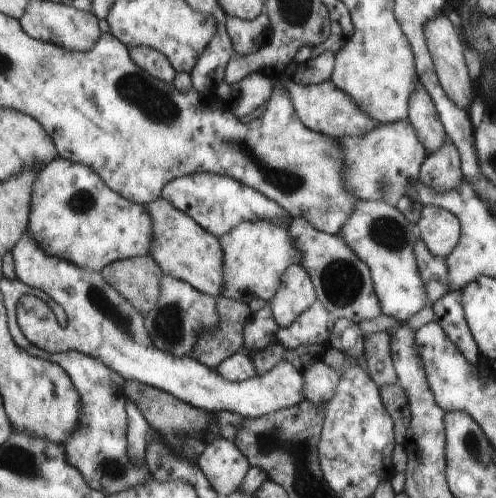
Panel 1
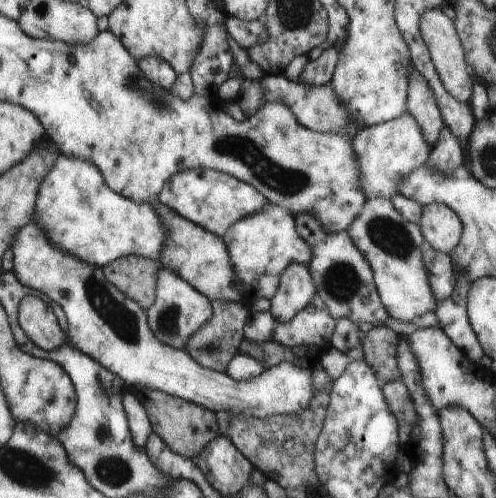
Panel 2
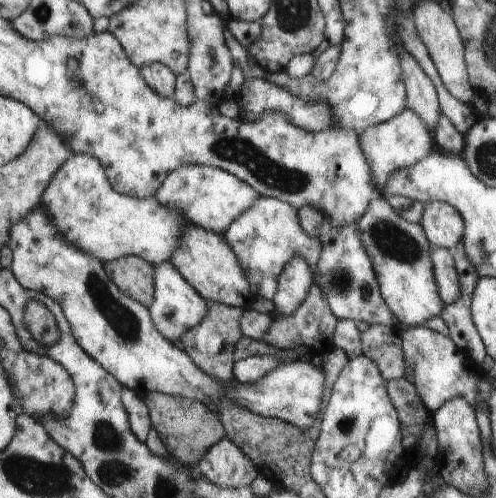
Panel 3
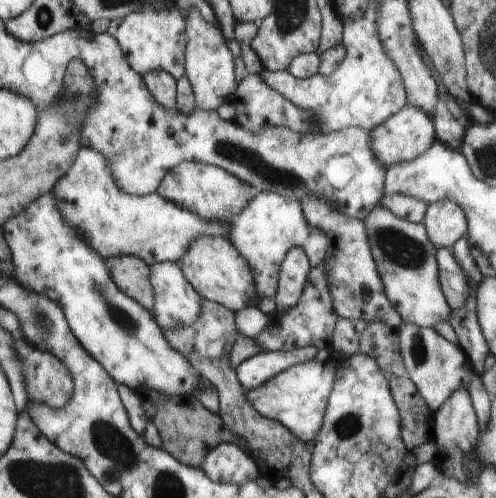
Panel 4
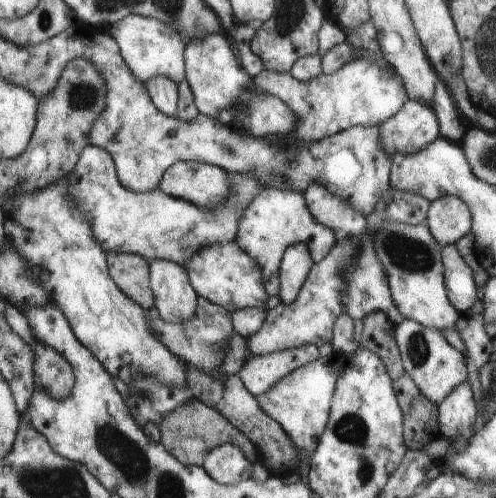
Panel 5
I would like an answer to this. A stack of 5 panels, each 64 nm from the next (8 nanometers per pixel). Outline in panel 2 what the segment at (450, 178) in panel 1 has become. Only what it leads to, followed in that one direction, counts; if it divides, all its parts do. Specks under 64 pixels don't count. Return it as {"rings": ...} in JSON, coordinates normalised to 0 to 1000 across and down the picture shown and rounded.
{"rings":[[[889,257],[885,285],[873,293],[873,305],[861,317],[861,333],[893,337],[893,345],[917,345],[929,329],[938,329],[938,297],[933,285],[901,257]]]}

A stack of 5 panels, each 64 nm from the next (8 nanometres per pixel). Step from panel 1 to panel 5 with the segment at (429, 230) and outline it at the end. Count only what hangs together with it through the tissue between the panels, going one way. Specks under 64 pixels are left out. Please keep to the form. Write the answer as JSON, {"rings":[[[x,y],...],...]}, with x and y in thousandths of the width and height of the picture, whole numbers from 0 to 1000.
{"rings":[[[893,394],[869,406],[857,454],[865,454],[873,478],[897,494],[921,490],[942,466],[950,466],[950,422],[946,414],[921,394]]]}

